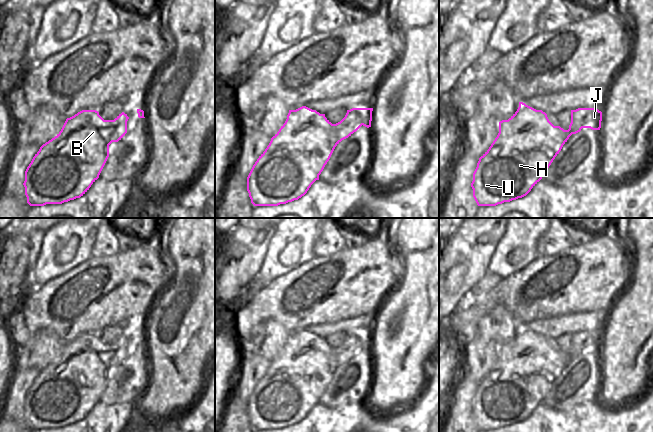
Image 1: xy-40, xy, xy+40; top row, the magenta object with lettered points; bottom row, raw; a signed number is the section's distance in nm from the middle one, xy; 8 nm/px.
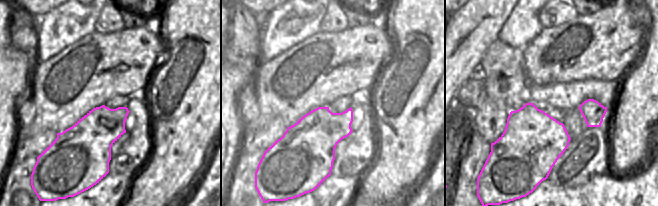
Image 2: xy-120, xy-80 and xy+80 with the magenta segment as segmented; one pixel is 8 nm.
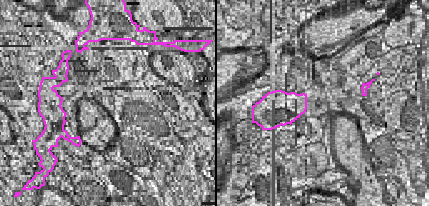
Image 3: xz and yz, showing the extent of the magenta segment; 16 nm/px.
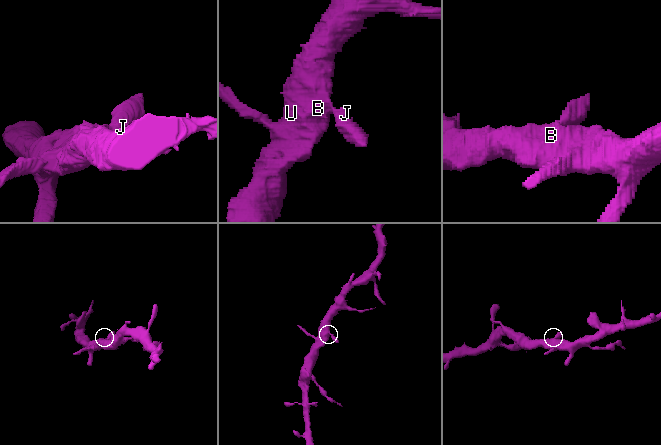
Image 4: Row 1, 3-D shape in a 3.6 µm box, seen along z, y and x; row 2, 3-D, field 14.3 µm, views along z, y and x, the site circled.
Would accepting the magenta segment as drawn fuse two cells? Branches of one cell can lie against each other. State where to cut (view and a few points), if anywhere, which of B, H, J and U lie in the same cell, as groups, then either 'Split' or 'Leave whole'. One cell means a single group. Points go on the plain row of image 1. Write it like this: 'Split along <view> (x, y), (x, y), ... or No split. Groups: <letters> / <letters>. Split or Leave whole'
No split. Groups: B H J U. Leave whole

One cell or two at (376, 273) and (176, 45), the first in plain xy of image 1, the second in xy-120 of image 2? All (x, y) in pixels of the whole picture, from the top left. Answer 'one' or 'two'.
two

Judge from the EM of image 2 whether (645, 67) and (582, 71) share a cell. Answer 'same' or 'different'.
different

